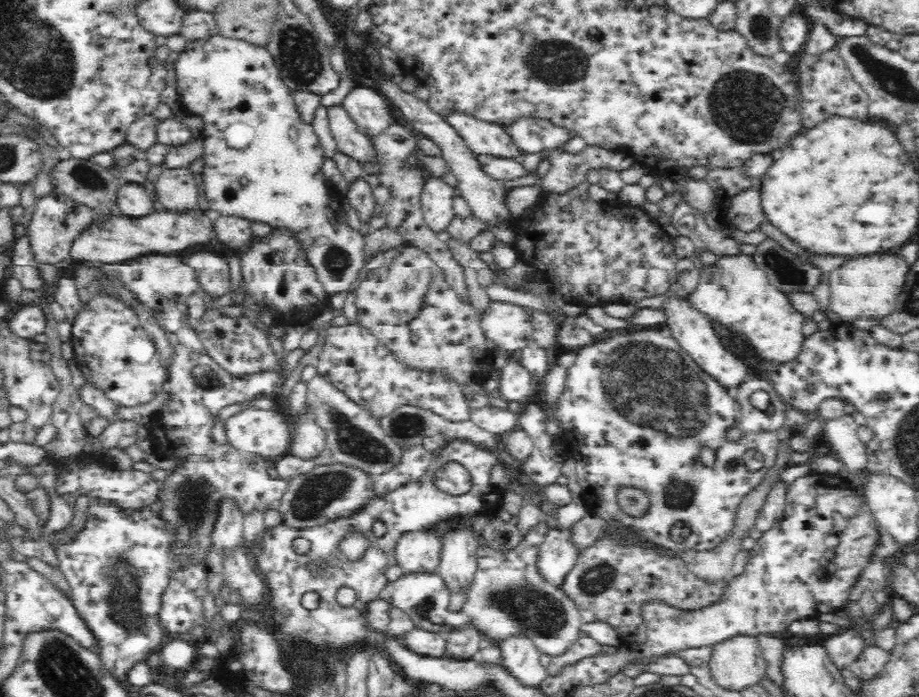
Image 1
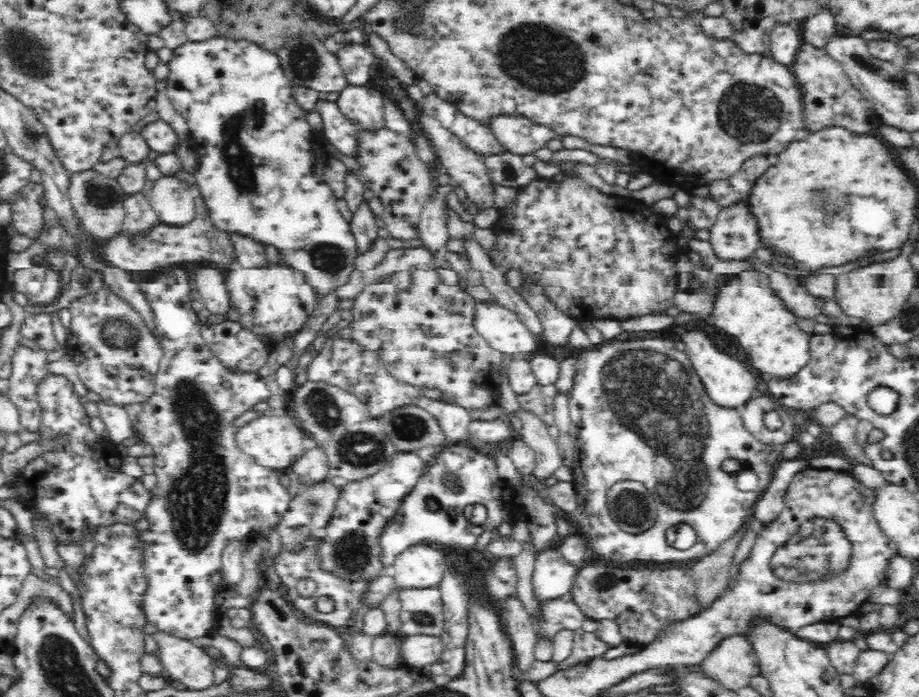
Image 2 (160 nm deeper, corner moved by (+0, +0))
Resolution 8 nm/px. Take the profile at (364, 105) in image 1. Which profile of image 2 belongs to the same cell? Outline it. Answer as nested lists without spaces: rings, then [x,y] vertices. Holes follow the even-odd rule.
[[[346,86],[334,96],[342,114],[346,115],[361,130],[380,130],[384,128],[386,98],[380,86],[370,89],[365,86]]]

